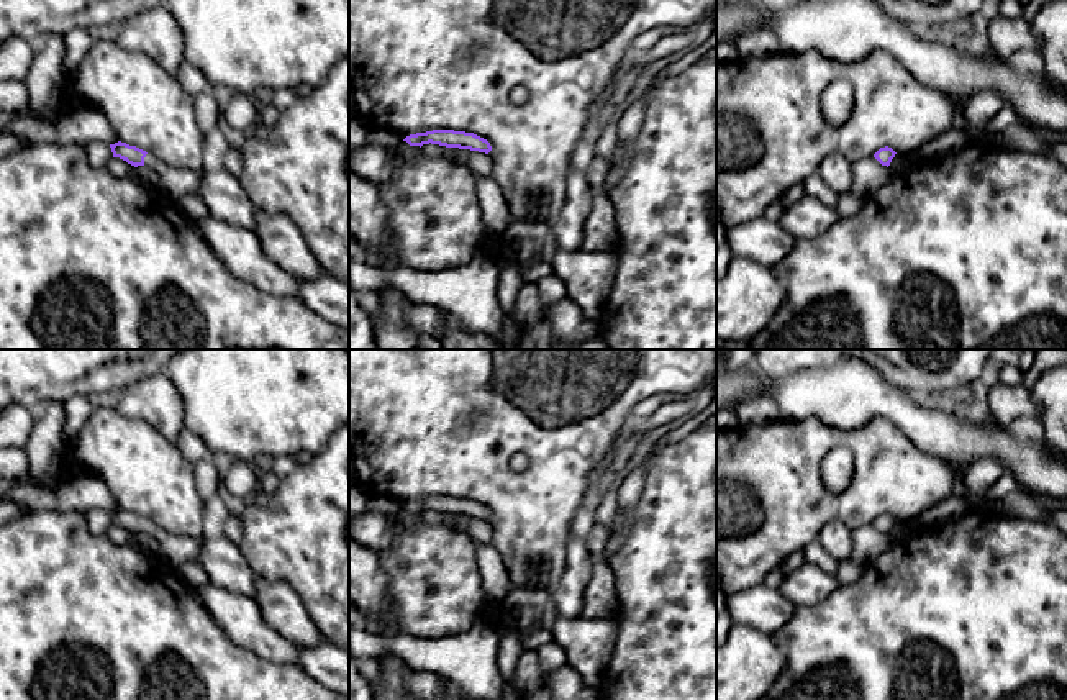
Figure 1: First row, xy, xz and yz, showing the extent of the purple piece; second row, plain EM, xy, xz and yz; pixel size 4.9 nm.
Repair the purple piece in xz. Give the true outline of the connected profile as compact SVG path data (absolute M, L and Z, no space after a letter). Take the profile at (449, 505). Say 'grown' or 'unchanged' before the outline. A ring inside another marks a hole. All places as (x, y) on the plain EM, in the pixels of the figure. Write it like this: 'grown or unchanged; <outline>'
unchanged; M433 497L426 500L416 500L406 503L410 513L423 513L423 511L439 511L446 515L459 515L459 516L470 516L488 521L492 513L487 507L465 498L454 498L454 497Z

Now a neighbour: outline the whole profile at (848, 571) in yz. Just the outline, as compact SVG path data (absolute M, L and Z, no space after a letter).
M852 559L839 561L836 572L833 574L839 585L849 585L860 575L862 567Z

